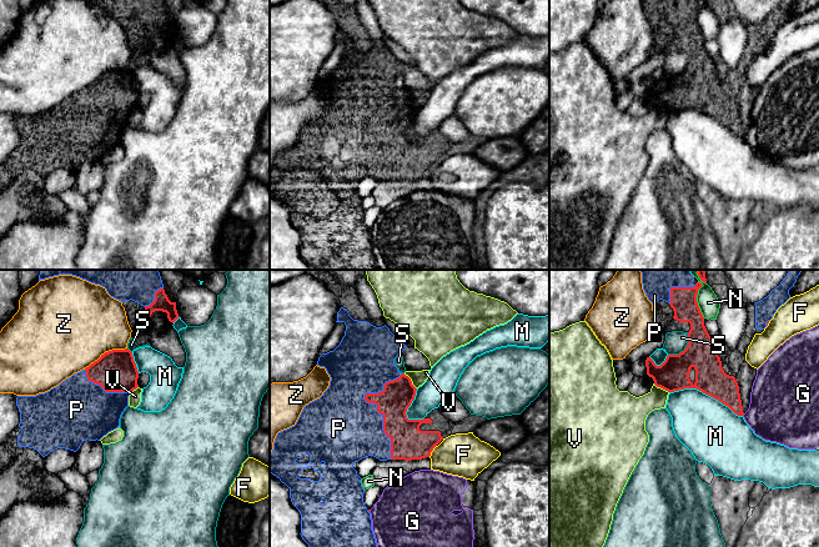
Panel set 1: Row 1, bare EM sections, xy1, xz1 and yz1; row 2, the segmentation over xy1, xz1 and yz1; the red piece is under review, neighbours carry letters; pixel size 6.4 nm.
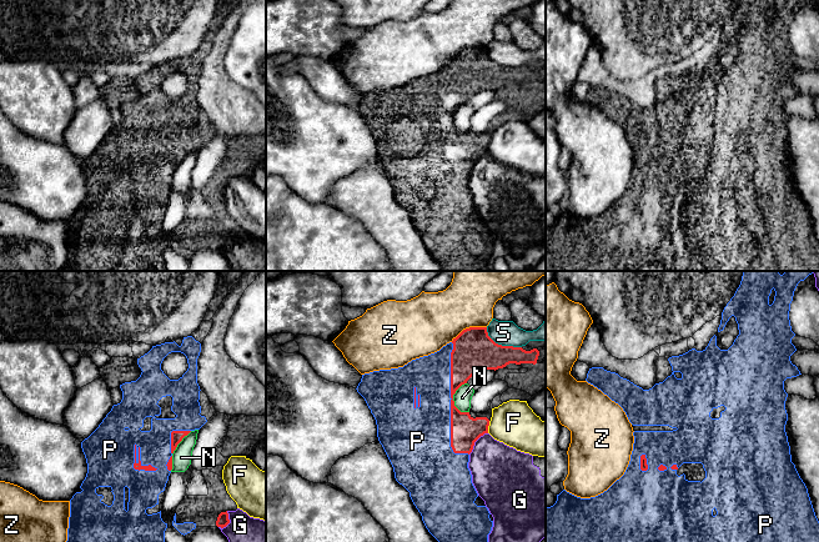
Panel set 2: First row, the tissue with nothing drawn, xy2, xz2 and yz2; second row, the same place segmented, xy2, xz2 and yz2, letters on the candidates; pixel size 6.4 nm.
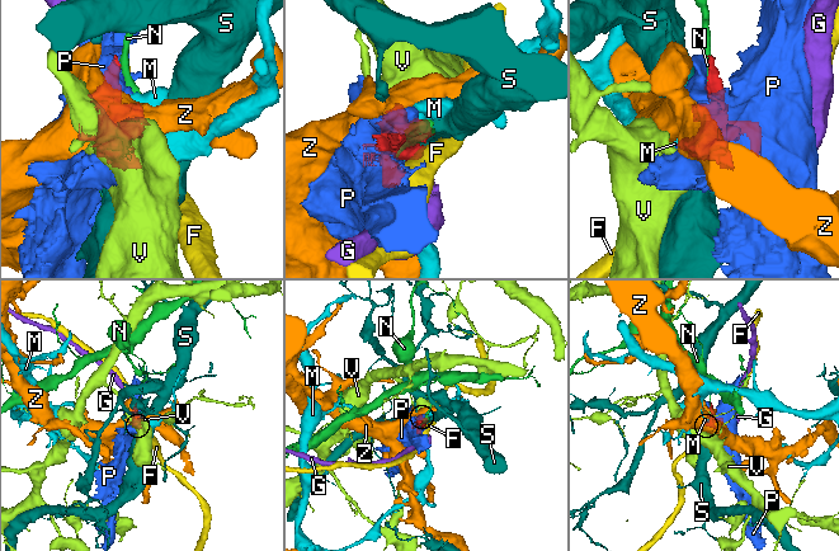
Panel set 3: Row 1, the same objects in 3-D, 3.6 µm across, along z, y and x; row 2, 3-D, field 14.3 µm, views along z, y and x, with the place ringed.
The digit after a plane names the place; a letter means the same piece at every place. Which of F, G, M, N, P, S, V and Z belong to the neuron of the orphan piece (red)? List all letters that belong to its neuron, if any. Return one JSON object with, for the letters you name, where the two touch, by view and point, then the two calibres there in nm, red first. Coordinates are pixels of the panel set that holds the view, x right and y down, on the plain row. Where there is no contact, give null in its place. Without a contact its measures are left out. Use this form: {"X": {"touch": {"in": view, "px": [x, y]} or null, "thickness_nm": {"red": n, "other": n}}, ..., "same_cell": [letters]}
{"P": {"touch": {"in": "xz2", "px": [451, 125]}, "thickness_nm": {"red": 190, "other": 340}}, "same_cell": ["P"]}

